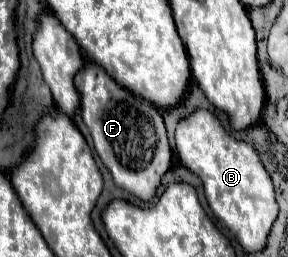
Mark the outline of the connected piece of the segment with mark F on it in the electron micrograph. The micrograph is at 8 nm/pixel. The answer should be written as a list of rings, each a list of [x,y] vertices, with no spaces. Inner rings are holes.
[[[88,62],[78,72],[76,88],[82,100],[82,120],[90,128],[94,148],[104,166],[110,170],[114,184],[144,202],[152,200],[156,188],[160,186],[160,178],[172,164],[172,150],[168,144],[166,128],[156,106],[118,86],[94,62]]]

